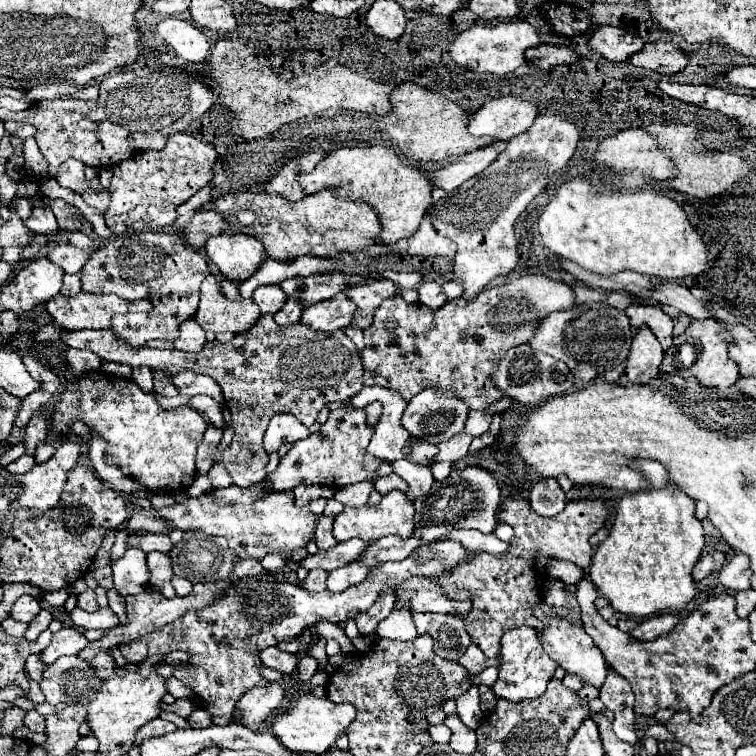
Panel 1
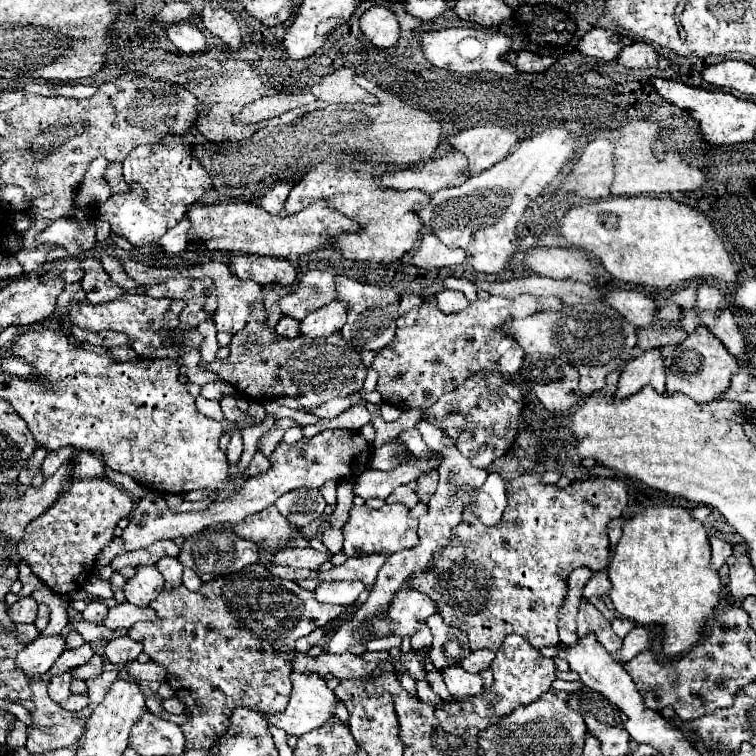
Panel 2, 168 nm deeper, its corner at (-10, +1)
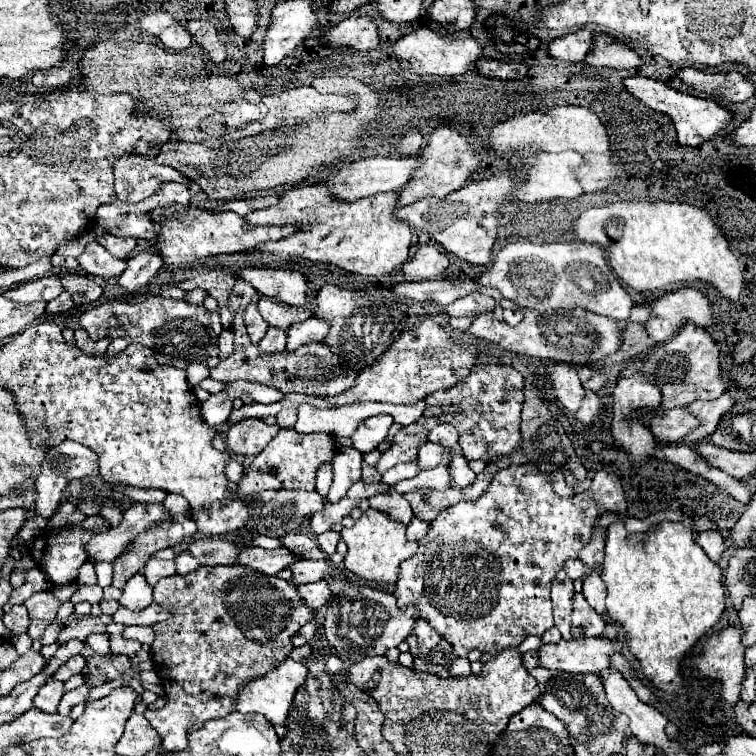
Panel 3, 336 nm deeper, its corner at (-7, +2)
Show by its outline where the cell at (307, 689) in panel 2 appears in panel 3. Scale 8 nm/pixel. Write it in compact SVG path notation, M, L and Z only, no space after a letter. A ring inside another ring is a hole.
M291 658L283 660L283 664L279 664L279 668L275 668L275 672L267 672L267 676L261 676L255 682L247 682L243 684L243 688L239 688L239 698L235 704L235 710L249 714L249 712L259 712L263 714L271 724L281 724L285 726L287 714L291 710L293 698L297 688L303 684L303 680L307 678L307 668L301 662L295 662Z

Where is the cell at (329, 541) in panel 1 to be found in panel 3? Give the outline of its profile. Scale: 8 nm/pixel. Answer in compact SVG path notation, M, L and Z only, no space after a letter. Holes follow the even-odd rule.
M329 530L329 532L323 532L323 534L317 536L317 544L319 544L319 548L321 548L327 556L335 554L337 542L339 542L339 534L337 534L335 530Z

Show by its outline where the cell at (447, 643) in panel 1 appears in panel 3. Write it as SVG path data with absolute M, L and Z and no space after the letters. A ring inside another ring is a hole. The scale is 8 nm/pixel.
M417 620L413 632L419 644L419 656L413 658L413 670L437 674L447 670L455 658L455 652L447 640L443 640L427 622Z

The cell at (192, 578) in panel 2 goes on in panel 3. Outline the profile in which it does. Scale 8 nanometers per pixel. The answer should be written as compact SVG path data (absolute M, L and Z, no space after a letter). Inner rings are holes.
M183 552L175 558L175 564L177 564L177 574L185 576L187 572L193 572L199 566L199 560L195 560L189 552Z

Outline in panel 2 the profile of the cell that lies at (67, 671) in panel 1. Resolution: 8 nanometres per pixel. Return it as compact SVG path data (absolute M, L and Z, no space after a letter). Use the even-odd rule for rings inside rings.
M66 671L66 673L60 673L56 677L50 679L50 687L48 687L48 693L50 693L50 699L56 701L56 703L62 703L66 701L72 693L70 693L70 685L74 681L74 675L72 671Z

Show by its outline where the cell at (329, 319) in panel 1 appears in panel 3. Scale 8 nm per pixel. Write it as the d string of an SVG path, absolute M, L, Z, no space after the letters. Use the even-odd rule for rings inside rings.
M307 318L305 322L291 324L287 328L287 352L295 352L303 344L321 342L327 336L327 322L321 318Z

